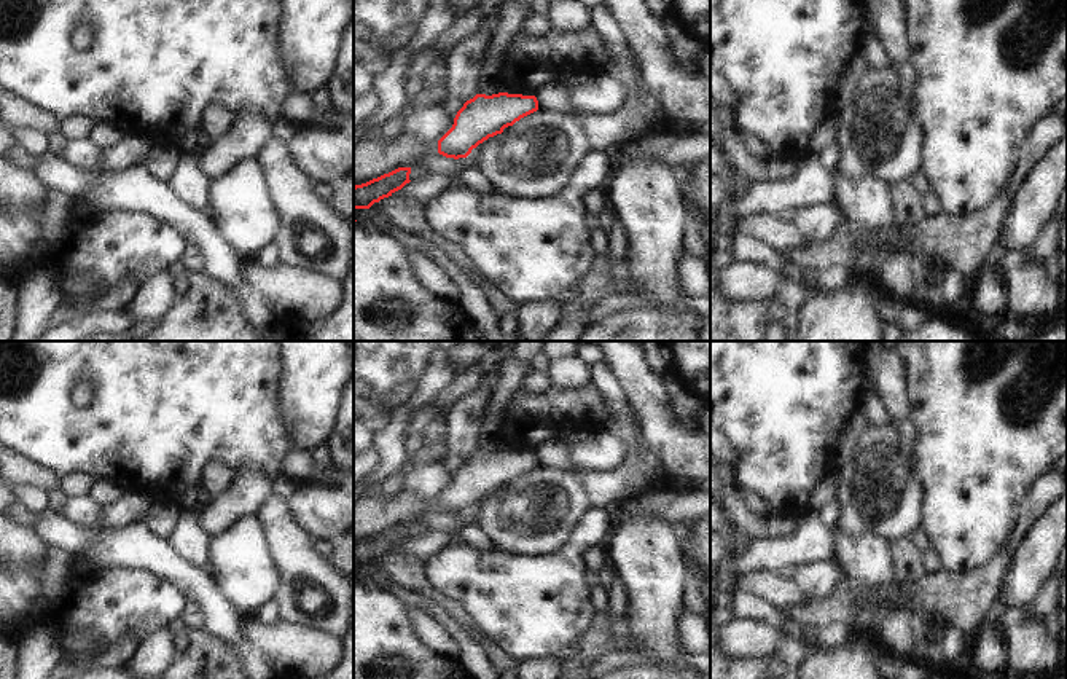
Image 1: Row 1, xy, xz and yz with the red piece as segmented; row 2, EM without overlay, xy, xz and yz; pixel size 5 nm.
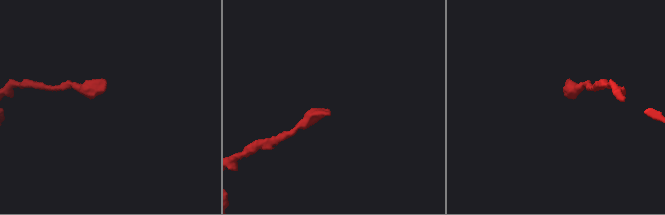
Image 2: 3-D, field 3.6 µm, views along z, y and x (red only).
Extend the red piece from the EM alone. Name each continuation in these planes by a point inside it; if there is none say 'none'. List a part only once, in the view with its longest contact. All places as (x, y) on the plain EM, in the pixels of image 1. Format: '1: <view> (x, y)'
none

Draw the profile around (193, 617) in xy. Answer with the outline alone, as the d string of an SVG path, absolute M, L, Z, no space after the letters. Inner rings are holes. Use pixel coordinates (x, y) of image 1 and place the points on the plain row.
M188 602L188 607L182 614L182 622L185 628L201 628L204 622L204 614L197 604Z

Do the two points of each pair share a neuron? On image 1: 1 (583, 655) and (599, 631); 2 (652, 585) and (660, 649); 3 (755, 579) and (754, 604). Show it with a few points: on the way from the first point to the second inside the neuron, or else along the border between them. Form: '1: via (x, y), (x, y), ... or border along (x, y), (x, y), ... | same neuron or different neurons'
1: via (590, 649), (599, 638) | same neuron
2: via (652, 601), (652, 633) | same neuron
3: border along (733, 593), (754, 592), (779, 609) | different neurons

